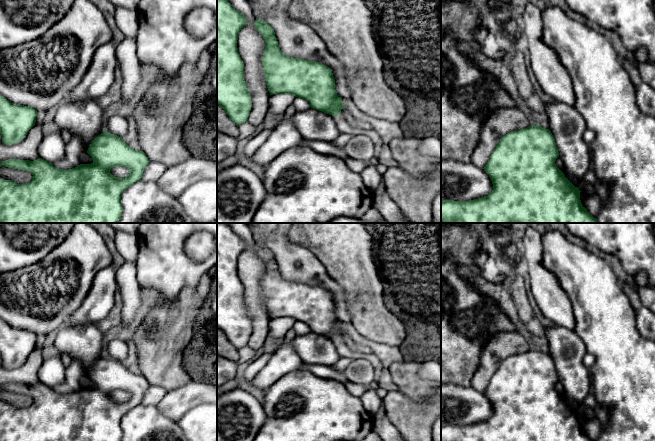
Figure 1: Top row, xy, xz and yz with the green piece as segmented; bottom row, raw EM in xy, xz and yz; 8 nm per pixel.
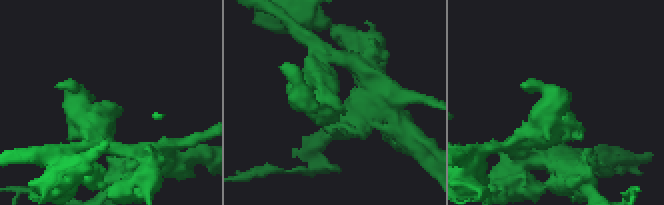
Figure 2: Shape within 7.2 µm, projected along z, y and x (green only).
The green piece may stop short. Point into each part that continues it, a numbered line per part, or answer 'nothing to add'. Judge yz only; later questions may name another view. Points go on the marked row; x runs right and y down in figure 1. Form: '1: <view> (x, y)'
nothing to add

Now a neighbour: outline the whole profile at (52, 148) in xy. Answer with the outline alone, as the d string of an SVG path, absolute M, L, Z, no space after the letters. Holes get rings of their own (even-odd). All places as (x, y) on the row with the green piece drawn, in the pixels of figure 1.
M60 133L44 136L38 147L38 154L40 158L50 163L63 160L66 156L66 143Z

